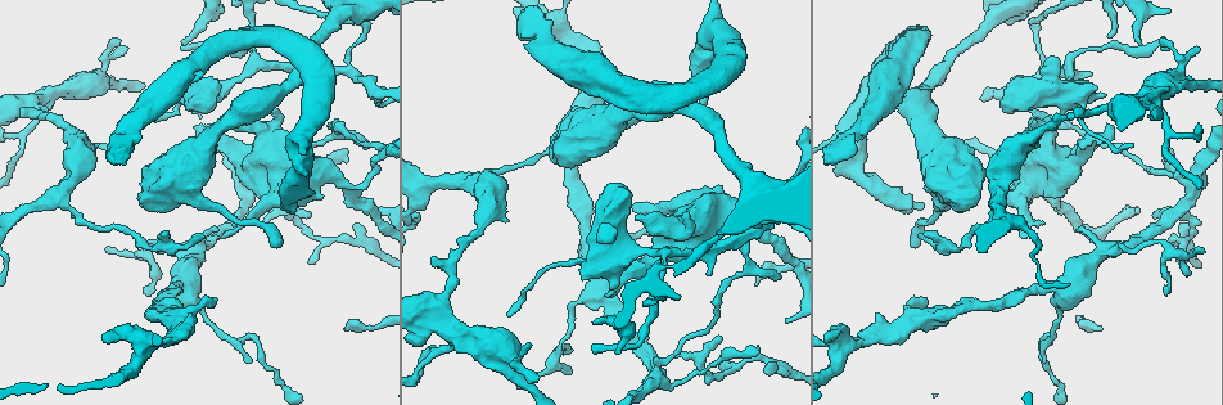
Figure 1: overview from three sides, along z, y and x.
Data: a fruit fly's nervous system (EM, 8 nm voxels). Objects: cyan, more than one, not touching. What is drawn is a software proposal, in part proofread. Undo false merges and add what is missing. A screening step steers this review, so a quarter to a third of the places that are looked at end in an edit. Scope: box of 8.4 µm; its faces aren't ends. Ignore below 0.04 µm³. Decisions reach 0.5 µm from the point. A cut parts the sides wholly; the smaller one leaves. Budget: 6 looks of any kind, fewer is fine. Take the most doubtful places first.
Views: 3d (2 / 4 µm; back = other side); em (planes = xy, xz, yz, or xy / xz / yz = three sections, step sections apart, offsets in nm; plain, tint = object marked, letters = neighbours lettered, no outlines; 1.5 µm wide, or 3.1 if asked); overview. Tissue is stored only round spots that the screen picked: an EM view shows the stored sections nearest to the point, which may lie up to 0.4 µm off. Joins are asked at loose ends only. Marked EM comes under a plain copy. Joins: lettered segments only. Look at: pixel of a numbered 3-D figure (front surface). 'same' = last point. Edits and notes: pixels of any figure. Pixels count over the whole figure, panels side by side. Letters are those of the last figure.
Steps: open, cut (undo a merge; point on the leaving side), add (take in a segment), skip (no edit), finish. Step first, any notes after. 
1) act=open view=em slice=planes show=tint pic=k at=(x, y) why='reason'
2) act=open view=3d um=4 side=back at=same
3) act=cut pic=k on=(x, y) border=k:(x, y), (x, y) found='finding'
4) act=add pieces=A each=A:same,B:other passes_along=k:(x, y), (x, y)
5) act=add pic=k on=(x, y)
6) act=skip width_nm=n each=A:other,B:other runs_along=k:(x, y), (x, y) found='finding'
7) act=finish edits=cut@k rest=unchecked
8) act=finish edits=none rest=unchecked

act=open view=em slice=xy step=8 show=letters pic=1 at=(609, 296) why='free end'

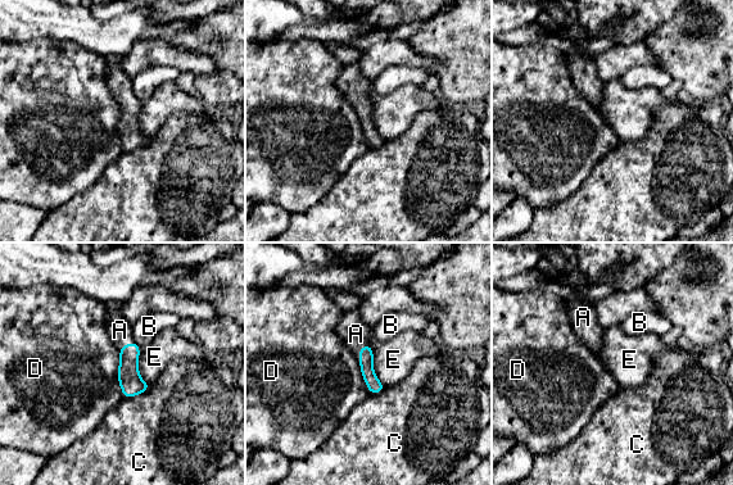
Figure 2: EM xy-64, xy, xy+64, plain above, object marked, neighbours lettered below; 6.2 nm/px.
act=add pieces=A each=A:same,B:other,C:other,D:other,E:other passes_along=2:(366, 353), (358, 350), (356, 334) found='the neuron continues'

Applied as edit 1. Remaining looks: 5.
act=open view=em slice=planes show=letters pic=1 at=(470, 180) why='sudden change in width'

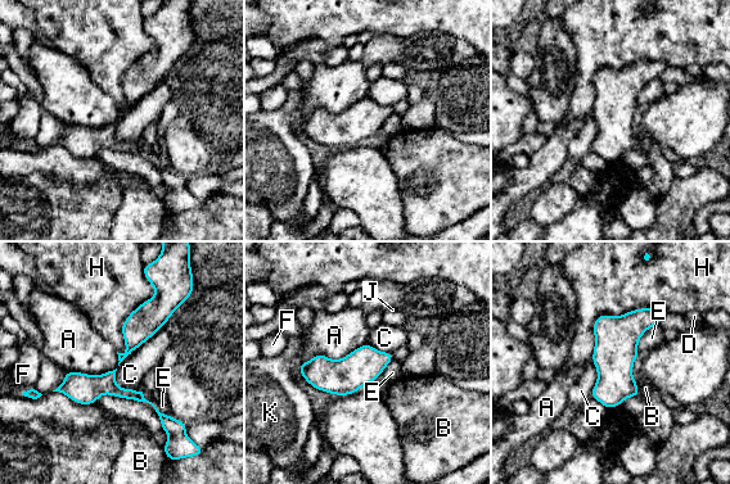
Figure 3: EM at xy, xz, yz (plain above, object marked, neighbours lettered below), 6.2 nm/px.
act=skip width_nm=80 longest_contact=H:550nm each=A:other,B:other,C:other,D:other,E:other,F:other,H:other,J:other,K:other found='one neuron here'

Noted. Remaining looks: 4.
act=finish edits=add@2 rest=unchecked

